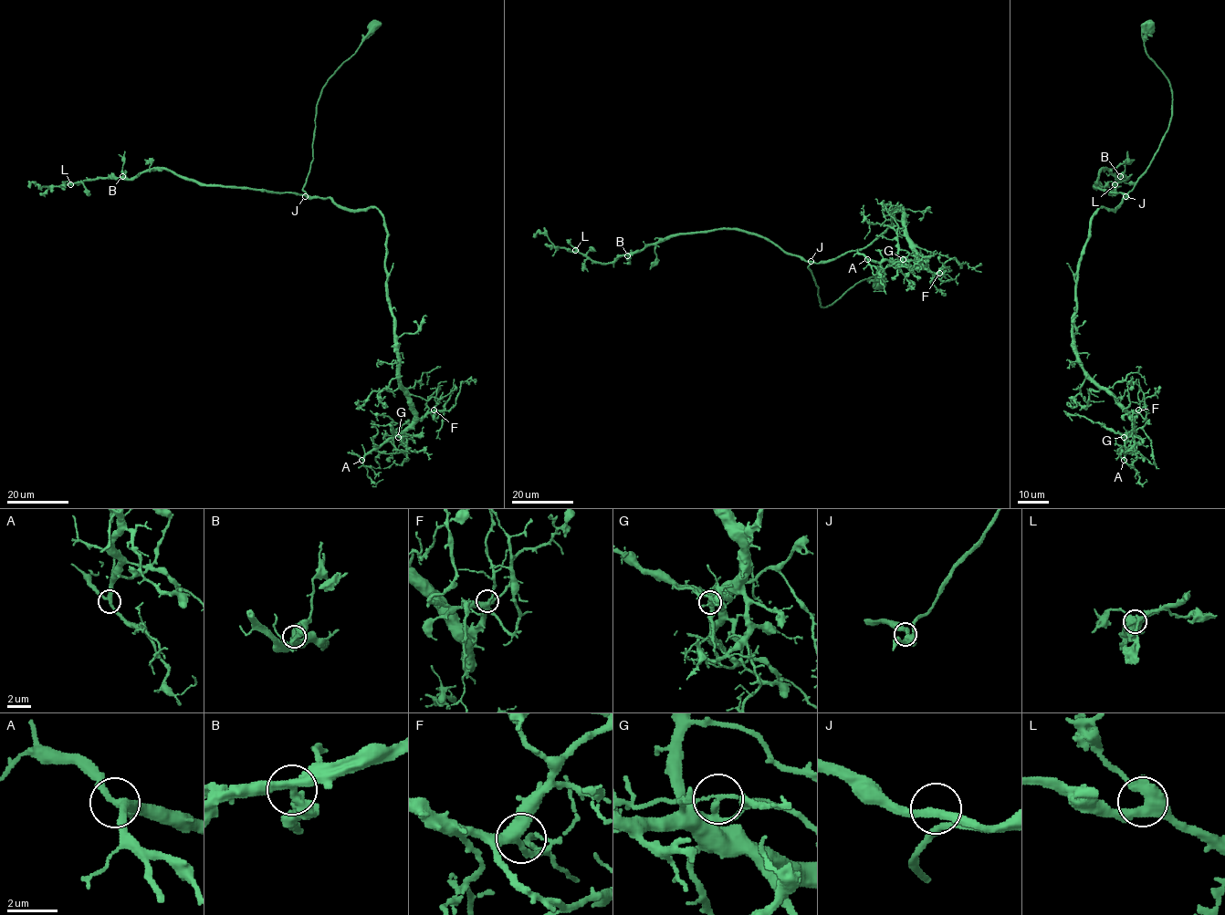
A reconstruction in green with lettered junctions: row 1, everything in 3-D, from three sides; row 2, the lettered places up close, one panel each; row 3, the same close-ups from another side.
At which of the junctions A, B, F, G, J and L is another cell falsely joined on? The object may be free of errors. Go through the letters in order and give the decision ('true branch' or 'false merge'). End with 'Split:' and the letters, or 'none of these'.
A: true branch
B: true branch
F: true branch
G: false merge
J: true branch
L: true branch
Split: G

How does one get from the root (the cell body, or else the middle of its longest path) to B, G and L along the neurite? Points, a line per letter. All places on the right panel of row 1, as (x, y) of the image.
B: (1146, 26), (1145, 51), (1169, 82), (1171, 117), (1148, 168), (1126, 195), (1094, 186), (1102, 169), (1120, 176)
G: (1146, 26), (1169, 126), (1128, 196), (1093, 216), (1073, 317), (1079, 365), (1133, 421), (1124, 437)
L: (1146, 26), (1145, 51), (1169, 82), (1171, 117), (1126, 195), (1094, 186), (1102, 169), (1128, 178), (1115, 184)

